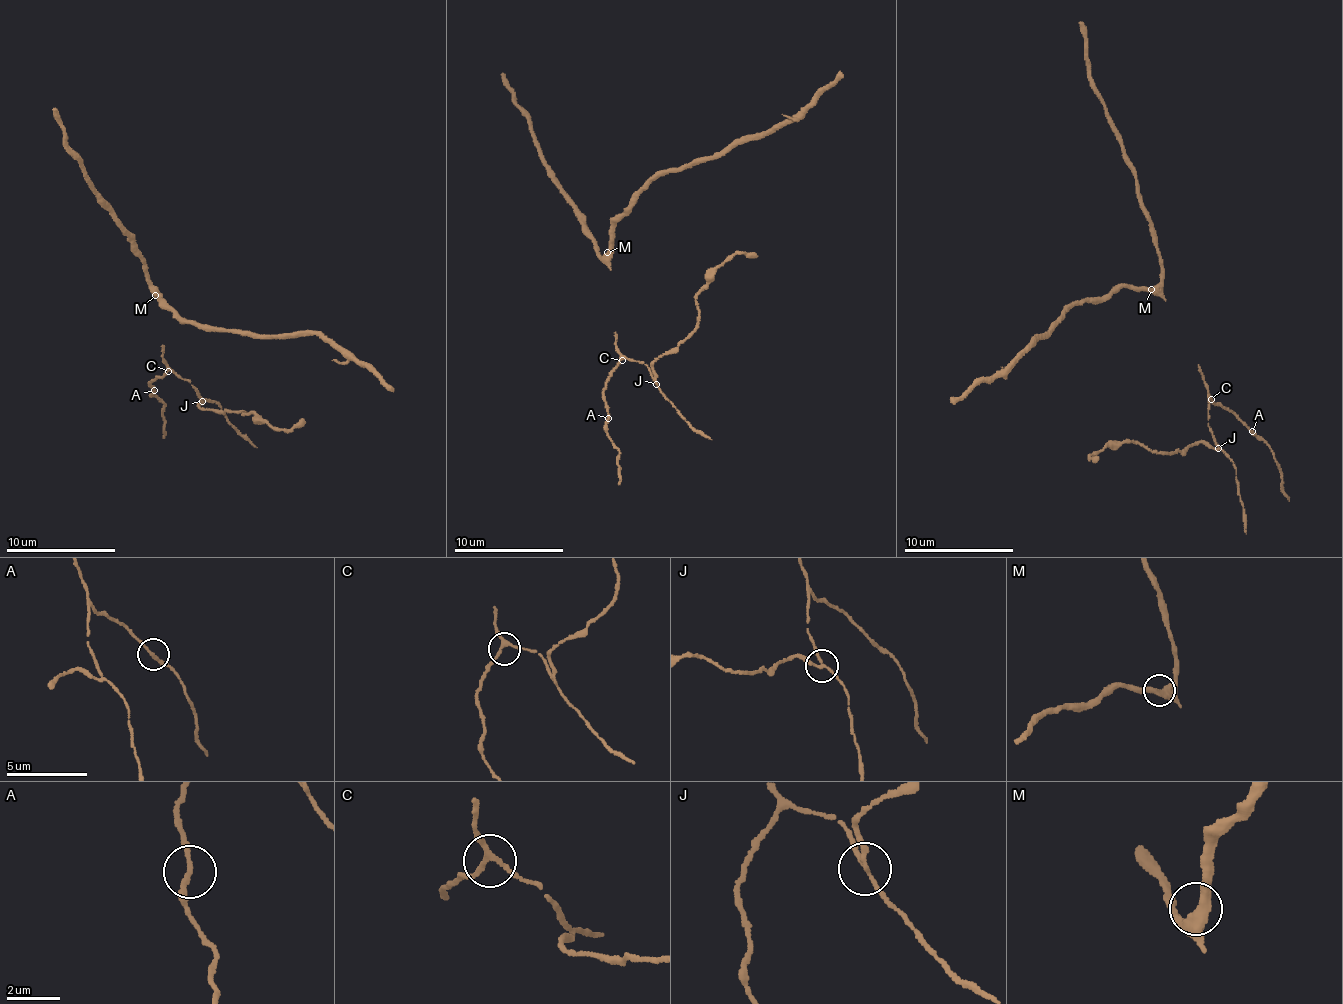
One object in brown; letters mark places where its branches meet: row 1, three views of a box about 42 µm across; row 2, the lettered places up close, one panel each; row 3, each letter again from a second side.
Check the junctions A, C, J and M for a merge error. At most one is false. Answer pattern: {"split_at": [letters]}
{"split_at": ["J"]}

